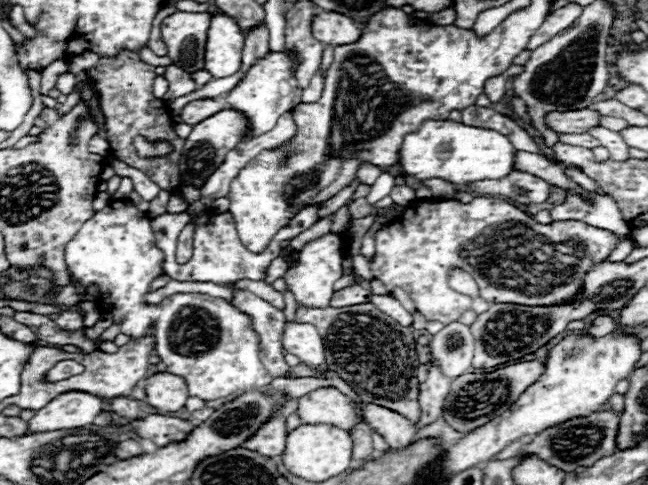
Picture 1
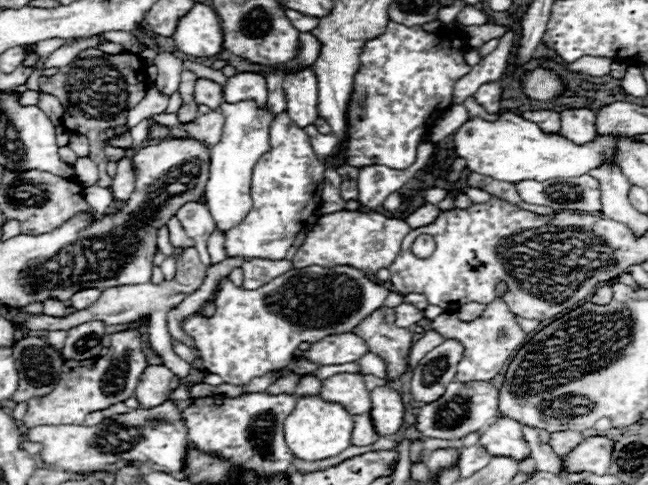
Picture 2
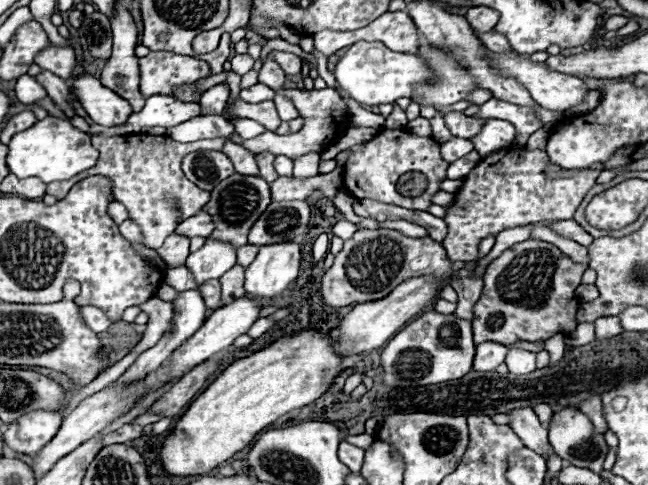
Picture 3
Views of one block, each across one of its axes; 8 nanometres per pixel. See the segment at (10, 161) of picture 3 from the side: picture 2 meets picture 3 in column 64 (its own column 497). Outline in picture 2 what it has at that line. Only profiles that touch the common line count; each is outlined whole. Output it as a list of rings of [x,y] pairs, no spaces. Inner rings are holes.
[[[512,112],[502,114],[496,122],[472,118],[454,134],[454,148],[460,158],[466,158],[466,168],[502,182],[522,180],[552,180],[574,178],[602,166],[602,160],[616,160],[616,142],[620,134],[602,134],[592,142],[574,144],[562,134],[546,134],[534,122]]]

